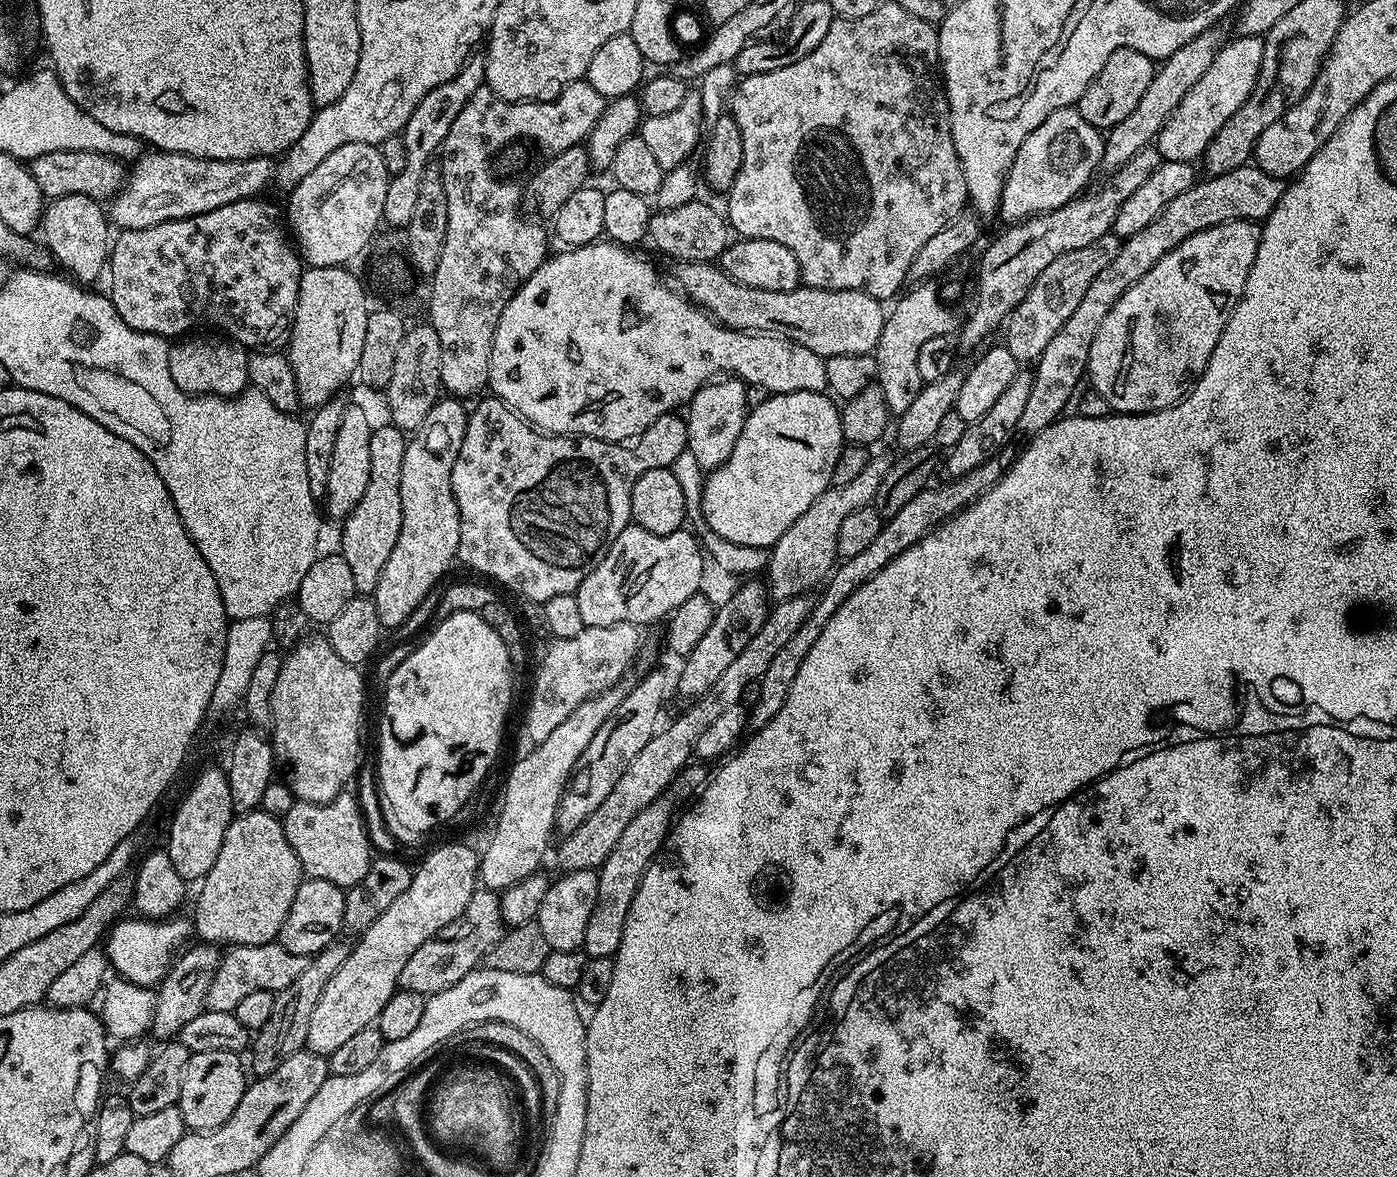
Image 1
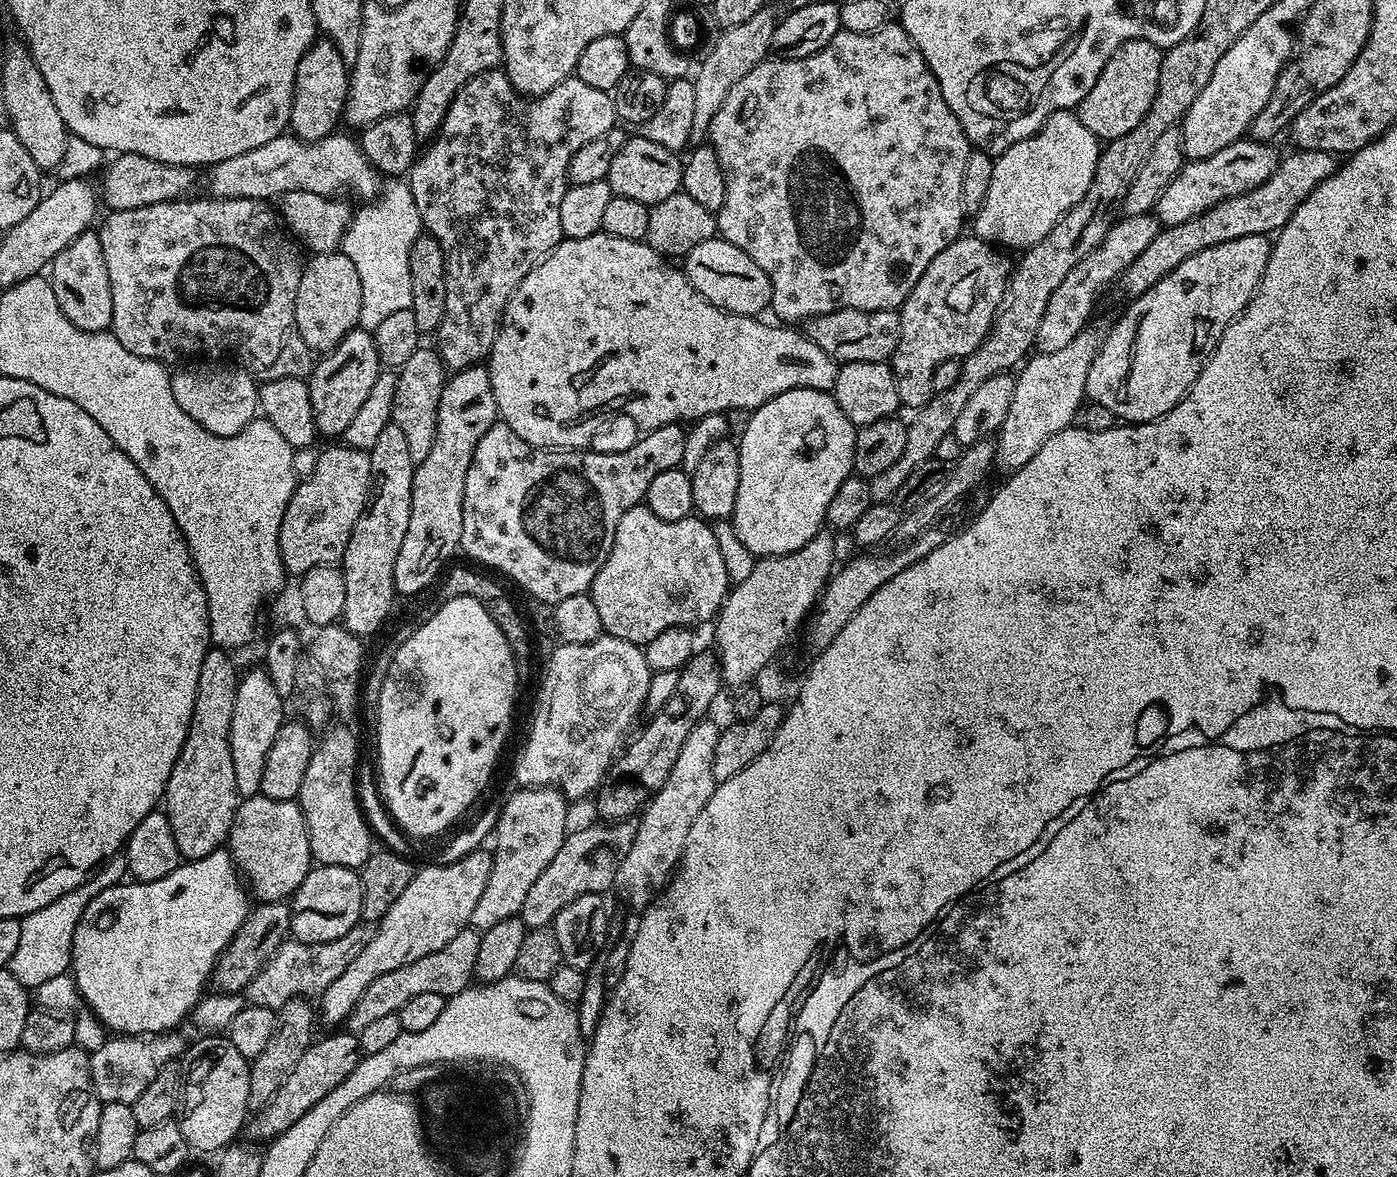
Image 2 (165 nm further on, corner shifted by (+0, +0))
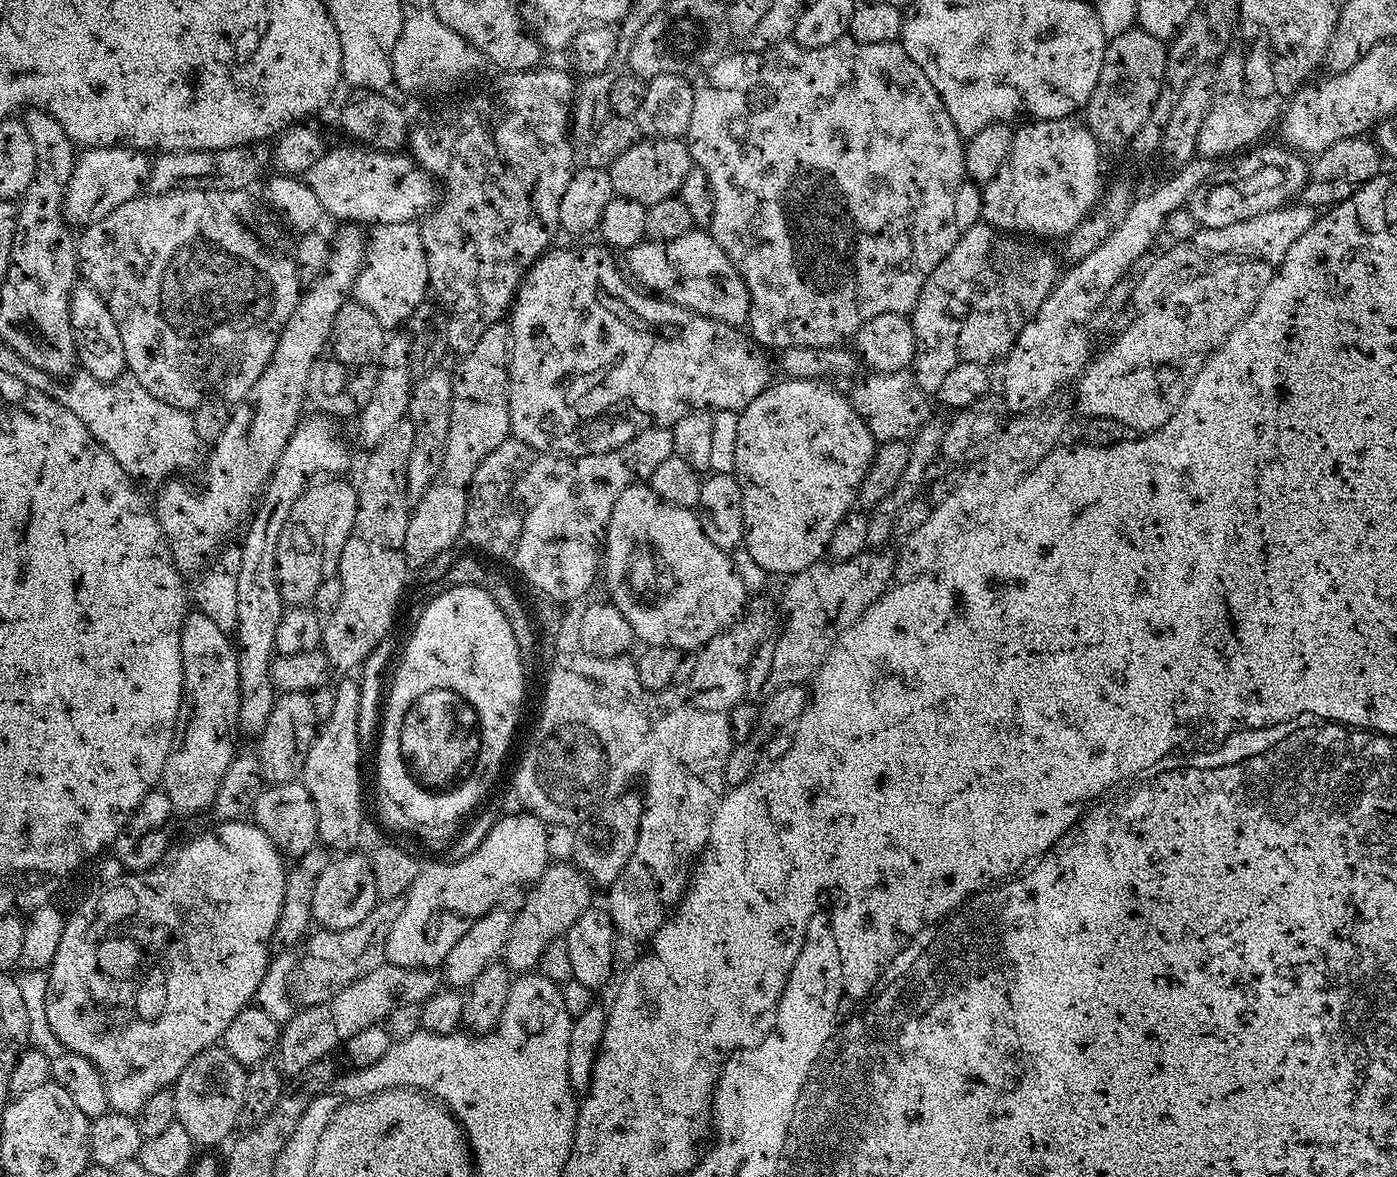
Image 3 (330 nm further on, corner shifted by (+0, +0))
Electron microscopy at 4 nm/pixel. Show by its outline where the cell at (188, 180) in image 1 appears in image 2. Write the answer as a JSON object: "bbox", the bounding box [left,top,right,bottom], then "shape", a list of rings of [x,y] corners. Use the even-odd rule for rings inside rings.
{"bbox":[210,134,381,202],"shape":[[[285,134],[266,142],[266,146],[258,146],[258,150],[246,150],[246,154],[238,154],[238,158],[226,158],[213,164],[210,168],[211,195],[272,202],[287,192],[306,190],[336,198],[352,184],[354,195],[361,196],[361,201],[370,201],[381,189],[381,177],[362,154],[359,143],[353,137],[351,140],[340,135],[333,134],[321,140],[300,140]]]}

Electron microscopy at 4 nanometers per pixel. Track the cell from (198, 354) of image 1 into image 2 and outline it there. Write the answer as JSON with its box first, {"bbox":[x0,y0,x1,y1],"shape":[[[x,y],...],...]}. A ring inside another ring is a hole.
{"bbox":[171,364,258,436],"shape":[[[200,364],[197,368],[180,368],[171,373],[174,402],[210,434],[233,436],[258,416],[258,384],[243,366]]]}

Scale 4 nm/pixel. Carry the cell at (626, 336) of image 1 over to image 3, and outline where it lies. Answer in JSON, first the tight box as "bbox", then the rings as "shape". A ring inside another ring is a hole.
{"bbox":[508,243,774,454],"shape":[[[595,243],[588,244],[585,248],[553,247],[533,262],[532,267],[524,273],[519,288],[516,289],[516,299],[513,300],[510,309],[512,353],[508,363],[508,405],[512,423],[511,435],[515,439],[526,442],[531,448],[536,449],[537,453],[556,454],[560,448],[573,448],[574,430],[579,422],[585,417],[589,418],[596,413],[604,412],[605,409],[611,409],[612,412],[625,411],[627,415],[636,417],[642,426],[672,428],[680,418],[692,412],[708,411],[713,414],[718,411],[734,411],[739,413],[746,406],[750,406],[750,402],[754,402],[754,398],[758,398],[758,394],[762,394],[768,389],[768,385],[773,383],[774,364],[773,361],[772,364],[768,361],[769,353],[755,340],[745,335],[739,327],[718,322],[714,318],[678,306],[673,300],[641,290],[625,275],[622,268],[620,273],[620,268],[612,257],[615,255],[603,243]]]}

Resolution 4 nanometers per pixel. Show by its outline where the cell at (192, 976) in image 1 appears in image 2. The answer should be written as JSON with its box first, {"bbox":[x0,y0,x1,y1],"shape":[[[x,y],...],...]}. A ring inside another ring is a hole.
{"bbox":[211,900,292,993],"shape":[[[270,900],[260,902],[249,911],[247,918],[238,926],[234,938],[222,950],[222,954],[216,959],[216,965],[212,971],[211,987],[217,992],[241,993],[247,989],[262,966],[289,939],[292,927],[290,926],[291,907],[282,900]]]}

